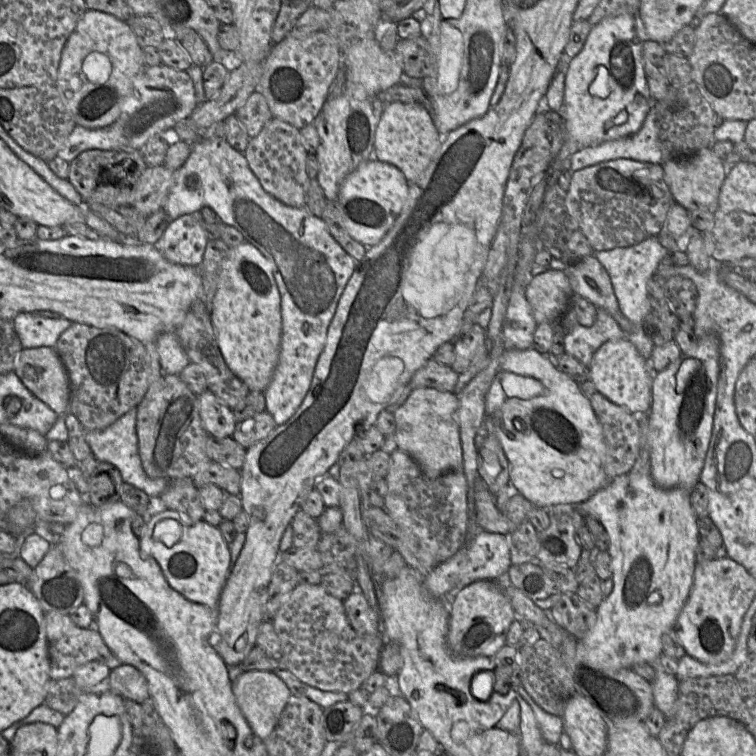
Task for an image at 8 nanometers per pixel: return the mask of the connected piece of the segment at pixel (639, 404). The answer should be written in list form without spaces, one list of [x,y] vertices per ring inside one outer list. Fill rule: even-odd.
[[[627,338],[607,341],[598,348],[589,366],[589,379],[611,402],[622,406],[636,417],[648,415],[654,373],[648,361]]]

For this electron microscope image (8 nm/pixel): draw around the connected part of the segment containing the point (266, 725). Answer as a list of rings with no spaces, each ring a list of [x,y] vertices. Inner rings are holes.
[[[244,671],[233,683],[236,702],[255,735],[265,740],[276,727],[291,694],[287,685],[274,672]]]

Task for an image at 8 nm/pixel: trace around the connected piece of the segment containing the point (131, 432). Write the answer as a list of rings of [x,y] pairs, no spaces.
[[[132,408],[107,428],[98,431],[86,431],[85,439],[97,461],[114,465],[120,471],[124,482],[141,489],[149,497],[159,497],[169,485],[169,480],[150,478],[145,473],[138,451],[136,419],[136,408]]]

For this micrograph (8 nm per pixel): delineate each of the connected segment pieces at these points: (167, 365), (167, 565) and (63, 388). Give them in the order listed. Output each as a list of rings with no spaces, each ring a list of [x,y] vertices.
[[[175,332],[164,333],[158,337],[157,351],[162,370],[167,375],[179,375],[190,363]]]
[[[165,509],[146,519],[140,550],[159,564],[169,585],[186,599],[217,607],[231,560],[229,544],[220,529],[204,520],[193,522],[176,510]]]
[[[54,348],[22,349],[16,357],[14,373],[35,397],[57,415],[64,416],[69,411],[70,382]]]

